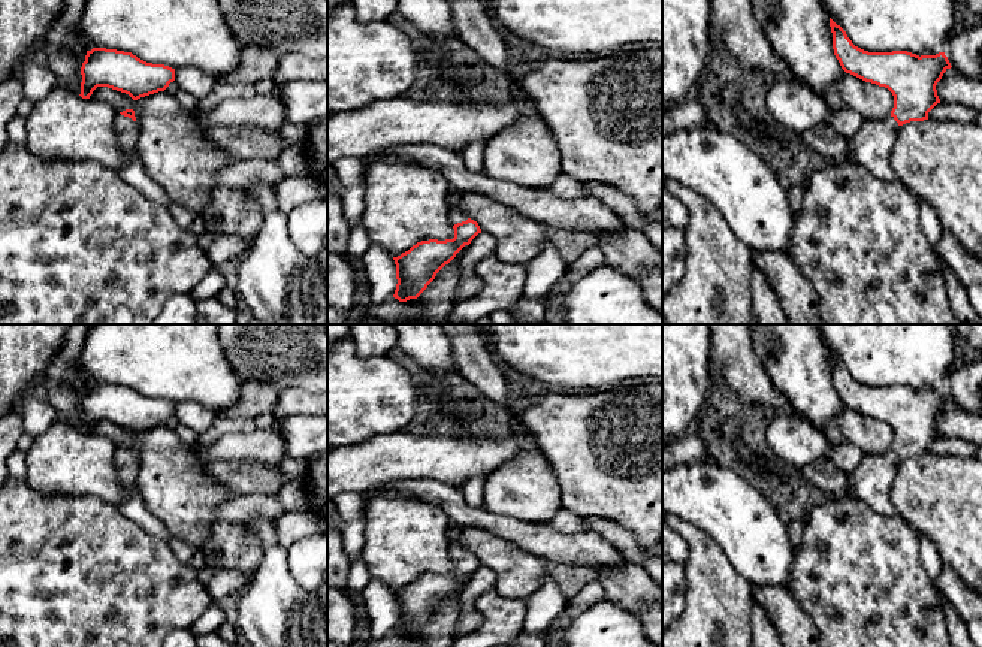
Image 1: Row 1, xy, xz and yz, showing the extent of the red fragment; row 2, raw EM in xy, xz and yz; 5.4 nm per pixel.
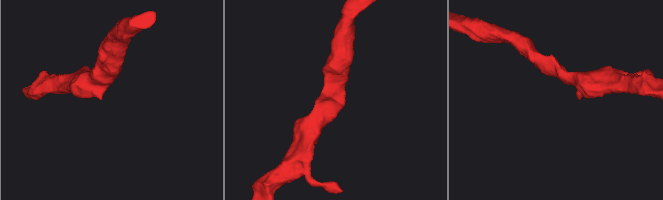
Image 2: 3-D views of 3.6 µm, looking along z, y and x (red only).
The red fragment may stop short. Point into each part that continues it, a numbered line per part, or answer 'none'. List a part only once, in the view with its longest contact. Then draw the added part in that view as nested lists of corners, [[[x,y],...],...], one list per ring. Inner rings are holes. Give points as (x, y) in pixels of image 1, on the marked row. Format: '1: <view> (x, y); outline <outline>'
1: xy (126, 129); outline [[[117,114],[114,120],[114,130],[118,139],[118,145],[124,151],[135,151],[136,142],[138,142],[138,126],[136,121],[133,121],[129,117],[124,117],[121,114]]]

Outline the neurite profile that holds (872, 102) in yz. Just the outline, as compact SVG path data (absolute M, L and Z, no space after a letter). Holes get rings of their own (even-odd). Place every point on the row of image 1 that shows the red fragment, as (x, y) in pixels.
M843 73L836 85L843 105L855 109L864 120L885 120L894 108L894 96L885 88Z

